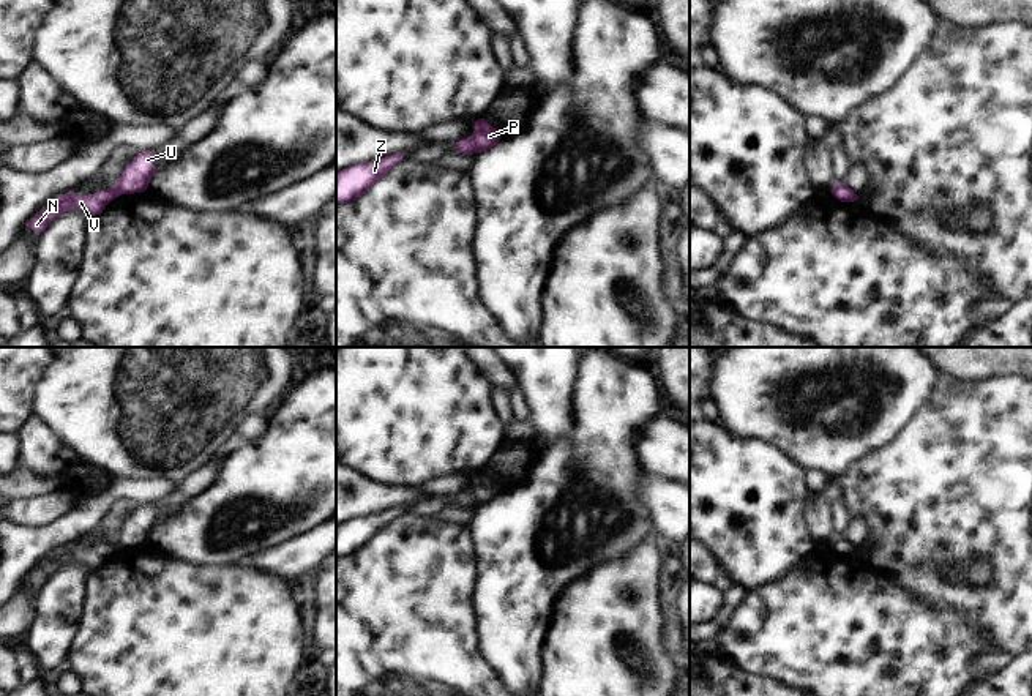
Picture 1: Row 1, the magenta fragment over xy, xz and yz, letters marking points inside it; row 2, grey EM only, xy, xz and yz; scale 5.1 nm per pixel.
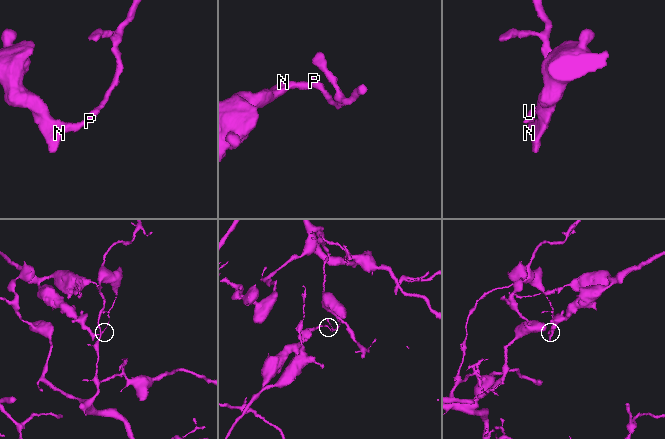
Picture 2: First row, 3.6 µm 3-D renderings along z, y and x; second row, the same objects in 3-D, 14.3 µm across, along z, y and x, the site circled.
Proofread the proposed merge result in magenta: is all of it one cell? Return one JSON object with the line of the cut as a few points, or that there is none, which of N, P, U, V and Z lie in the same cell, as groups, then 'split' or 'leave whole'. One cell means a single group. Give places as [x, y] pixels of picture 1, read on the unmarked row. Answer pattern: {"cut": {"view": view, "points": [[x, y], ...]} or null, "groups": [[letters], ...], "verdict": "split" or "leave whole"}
{"cut": {"view": "xz", "points": [[469, 491], [477, 505]]}, "groups": [["N", "V", "Z"], ["P", "U"]], "verdict": "split"}

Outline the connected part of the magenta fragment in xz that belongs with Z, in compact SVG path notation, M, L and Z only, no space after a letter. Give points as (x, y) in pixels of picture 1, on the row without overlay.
M407 507L385 510L376 516L360 516L336 527L336 557L347 557L383 532Z

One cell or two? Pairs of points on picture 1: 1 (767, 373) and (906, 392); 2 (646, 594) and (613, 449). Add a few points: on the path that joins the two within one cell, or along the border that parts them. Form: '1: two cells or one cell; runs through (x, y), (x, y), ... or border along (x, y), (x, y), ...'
1: one cell; runs through (775, 419), (792, 434), (830, 441), (865, 436)
2: two cells; border along (655, 543), (638, 546), (627, 556), (603, 565)

